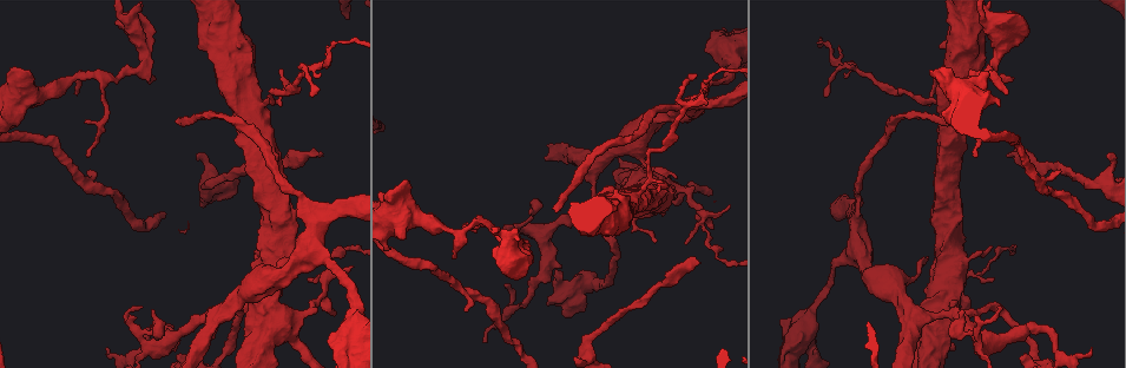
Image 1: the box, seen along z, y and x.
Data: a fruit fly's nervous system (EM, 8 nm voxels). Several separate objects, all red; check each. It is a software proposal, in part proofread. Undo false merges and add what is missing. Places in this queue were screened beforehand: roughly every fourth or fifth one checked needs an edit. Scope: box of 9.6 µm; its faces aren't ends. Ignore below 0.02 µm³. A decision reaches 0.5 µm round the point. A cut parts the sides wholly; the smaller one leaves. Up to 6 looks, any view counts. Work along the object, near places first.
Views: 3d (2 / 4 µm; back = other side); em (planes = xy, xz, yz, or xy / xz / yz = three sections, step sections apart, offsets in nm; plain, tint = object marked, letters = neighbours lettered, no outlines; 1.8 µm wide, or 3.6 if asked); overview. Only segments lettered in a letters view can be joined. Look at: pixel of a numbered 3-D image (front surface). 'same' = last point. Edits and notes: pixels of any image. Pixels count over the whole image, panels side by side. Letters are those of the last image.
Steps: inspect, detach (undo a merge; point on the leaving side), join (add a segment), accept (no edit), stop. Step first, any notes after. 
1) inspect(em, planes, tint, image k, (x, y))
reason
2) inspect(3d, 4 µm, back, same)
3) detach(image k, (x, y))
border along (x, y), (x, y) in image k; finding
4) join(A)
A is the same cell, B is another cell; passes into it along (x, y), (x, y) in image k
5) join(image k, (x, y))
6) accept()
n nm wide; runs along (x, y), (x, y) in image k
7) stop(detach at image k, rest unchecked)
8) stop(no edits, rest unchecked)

inspect(em, xy, step 8, letters, image 1, (853, 208))
thin neck

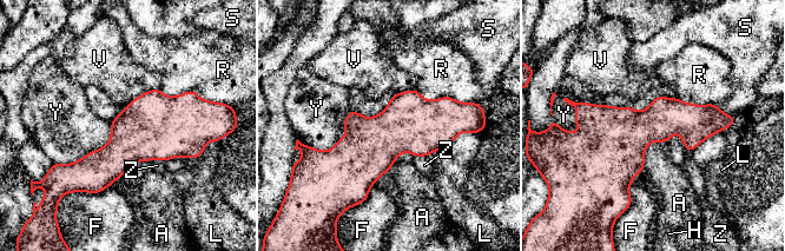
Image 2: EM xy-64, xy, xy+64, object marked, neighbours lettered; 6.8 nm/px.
accept()
A, F, H, L, R, S, V, Y and Z are other cells; border along (666, 141), (650, 144), (642, 170) in image 2; continuous, no second neuron

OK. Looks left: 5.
inspect(em, planes, letters, image 1, (828, 93))
thin end

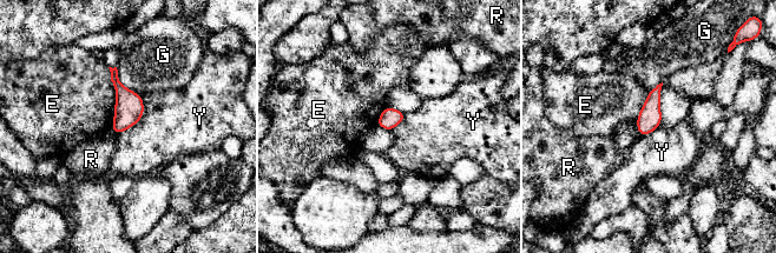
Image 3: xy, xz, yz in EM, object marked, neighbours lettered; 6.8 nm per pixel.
accept()
140 nm wide; E, G, R and Y are other cells; border along (142, 95), (143, 115), (114, 134) in image 3; none of them fits

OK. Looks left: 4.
inspect(3d, 4 µm, image 1, (955, 311))
four or more arms meet

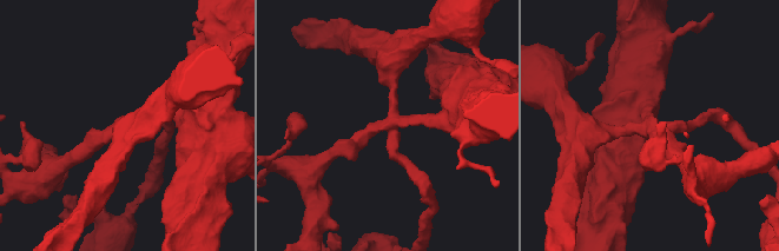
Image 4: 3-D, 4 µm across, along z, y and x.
inspect(em, xz, step 16, tint, image 4, (646, 121))
4 arms; now the EM

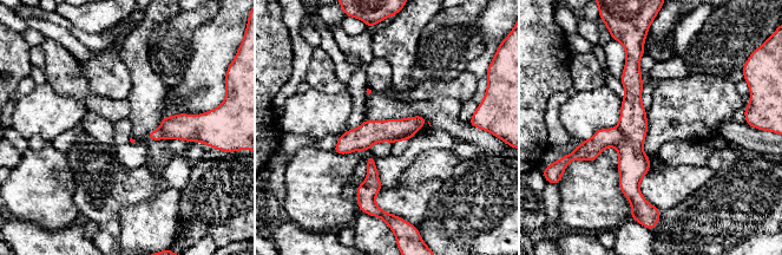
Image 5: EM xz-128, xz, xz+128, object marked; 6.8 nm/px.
inspect(em, planes, letters, same)

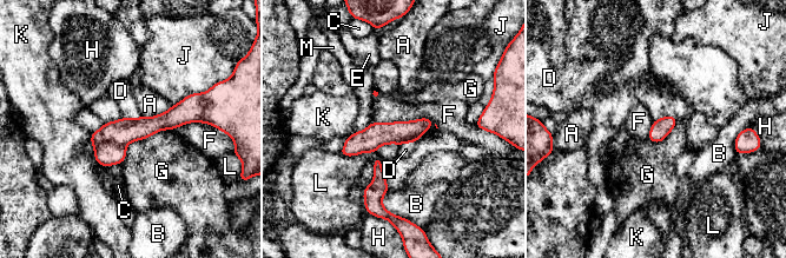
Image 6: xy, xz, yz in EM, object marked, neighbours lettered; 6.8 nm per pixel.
detach(image 6, (107, 153))
F touches over 460 nm; A, B, C, D, E, F, G, H, J, K, L and M are other cells; two neurons meet here

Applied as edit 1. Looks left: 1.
stop(detach at image 6, rest unchecked)

